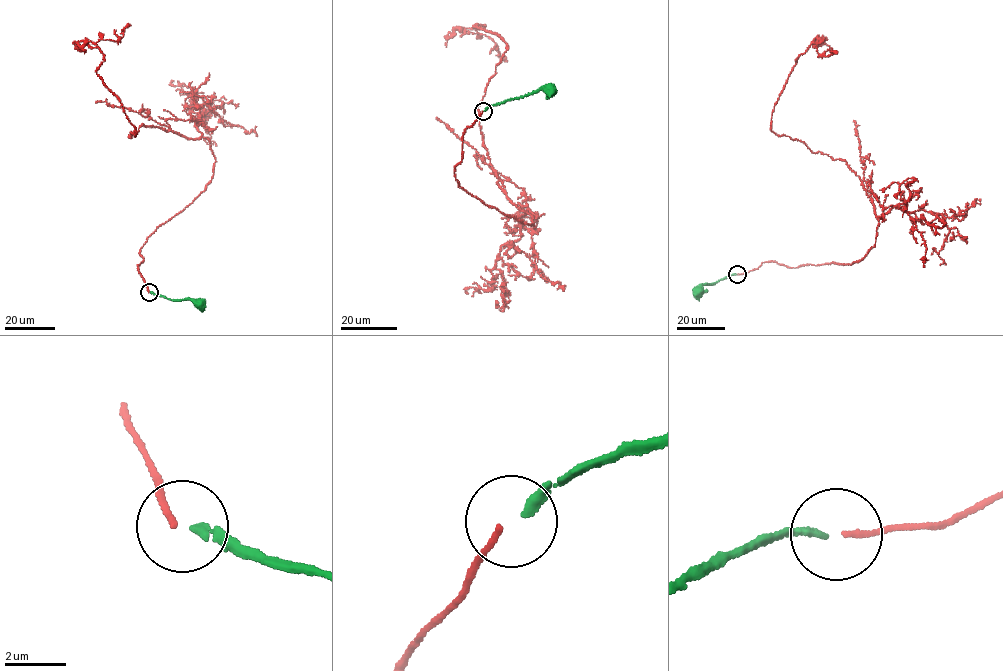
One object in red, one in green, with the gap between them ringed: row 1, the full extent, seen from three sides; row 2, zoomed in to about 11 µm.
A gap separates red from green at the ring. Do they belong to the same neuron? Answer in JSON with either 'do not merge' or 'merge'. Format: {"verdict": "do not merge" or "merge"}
{"verdict": "do not merge"}

